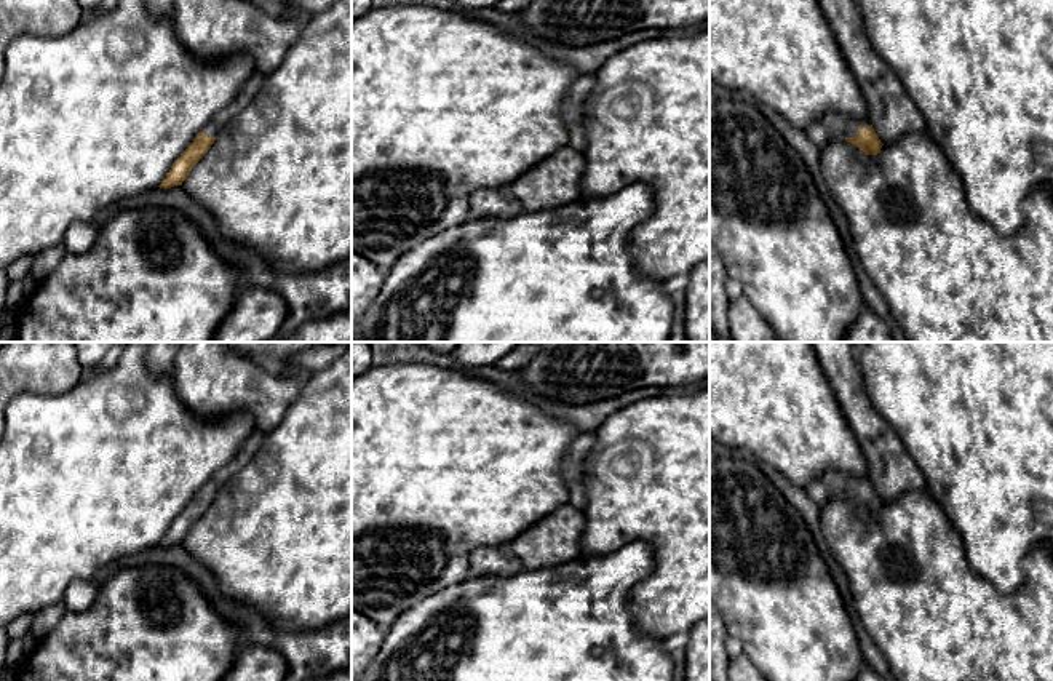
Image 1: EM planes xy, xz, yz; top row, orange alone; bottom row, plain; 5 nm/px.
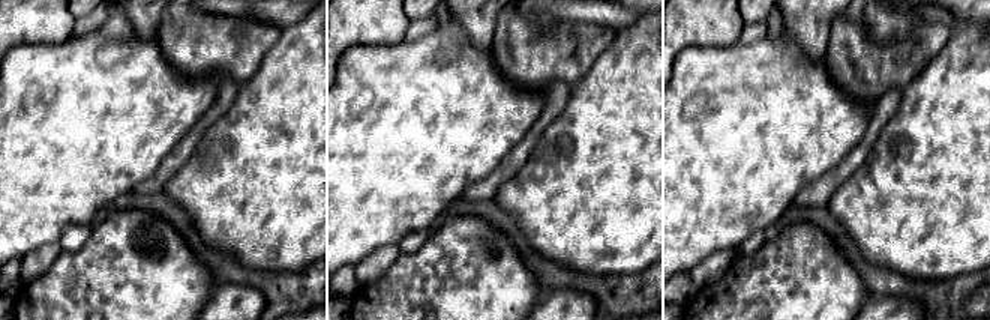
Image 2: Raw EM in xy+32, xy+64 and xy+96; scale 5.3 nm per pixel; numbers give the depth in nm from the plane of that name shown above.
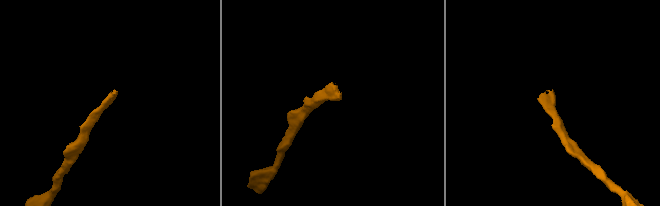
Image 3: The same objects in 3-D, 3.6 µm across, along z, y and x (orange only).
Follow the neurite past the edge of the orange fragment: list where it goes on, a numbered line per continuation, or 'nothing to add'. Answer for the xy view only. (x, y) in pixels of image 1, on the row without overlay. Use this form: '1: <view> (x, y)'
1: xy (250, 446)

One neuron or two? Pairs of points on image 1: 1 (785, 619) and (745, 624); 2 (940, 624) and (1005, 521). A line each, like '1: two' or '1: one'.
1: one
2: two

